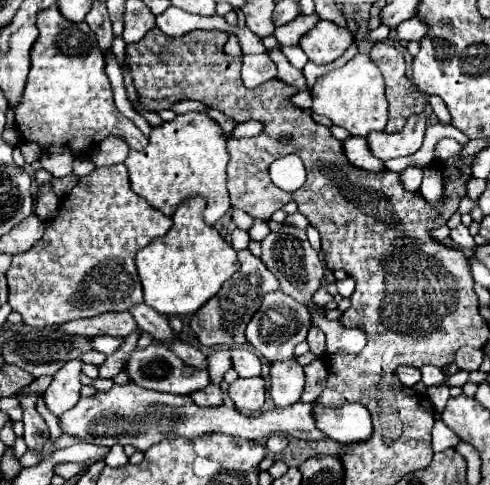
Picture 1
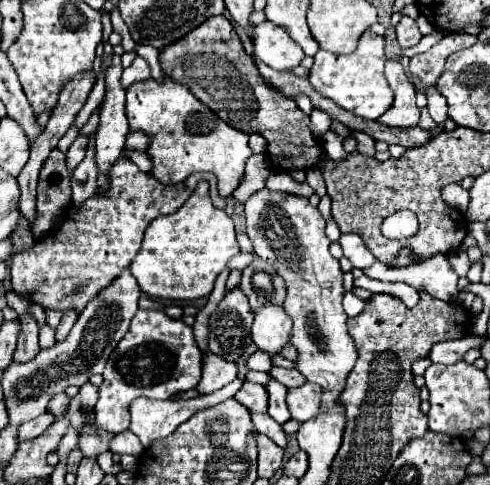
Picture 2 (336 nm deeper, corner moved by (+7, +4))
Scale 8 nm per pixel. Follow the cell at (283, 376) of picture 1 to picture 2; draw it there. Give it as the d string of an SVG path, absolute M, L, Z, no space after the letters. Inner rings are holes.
M267 303L255 311L251 335L255 345L273 357L279 355L279 351L289 343L291 327L293 321L285 309Z

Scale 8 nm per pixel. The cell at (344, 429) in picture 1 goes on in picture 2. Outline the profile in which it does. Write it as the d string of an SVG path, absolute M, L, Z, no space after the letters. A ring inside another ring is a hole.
M305 383L301 387L293 387L287 391L287 405L295 421L305 423L313 419L319 411L319 401L321 401L321 387L315 383Z

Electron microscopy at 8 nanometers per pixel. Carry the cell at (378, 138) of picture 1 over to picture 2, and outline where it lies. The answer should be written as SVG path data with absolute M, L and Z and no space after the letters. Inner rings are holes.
M387 59L385 75L389 79L389 85L395 91L395 103L379 119L379 123L385 123L389 127L413 127L413 125L417 125L419 109L415 105L415 87L409 81L403 65L397 59Z

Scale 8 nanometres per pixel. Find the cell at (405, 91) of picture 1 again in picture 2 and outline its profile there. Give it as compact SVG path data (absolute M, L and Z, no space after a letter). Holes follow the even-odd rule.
M407 15L401 17L401 21L399 21L397 27L395 27L395 33L397 33L399 45L403 48L410 48L417 45L419 39L423 37L423 35L419 33L419 27L417 27L415 19L411 19L411 17L407 17Z

